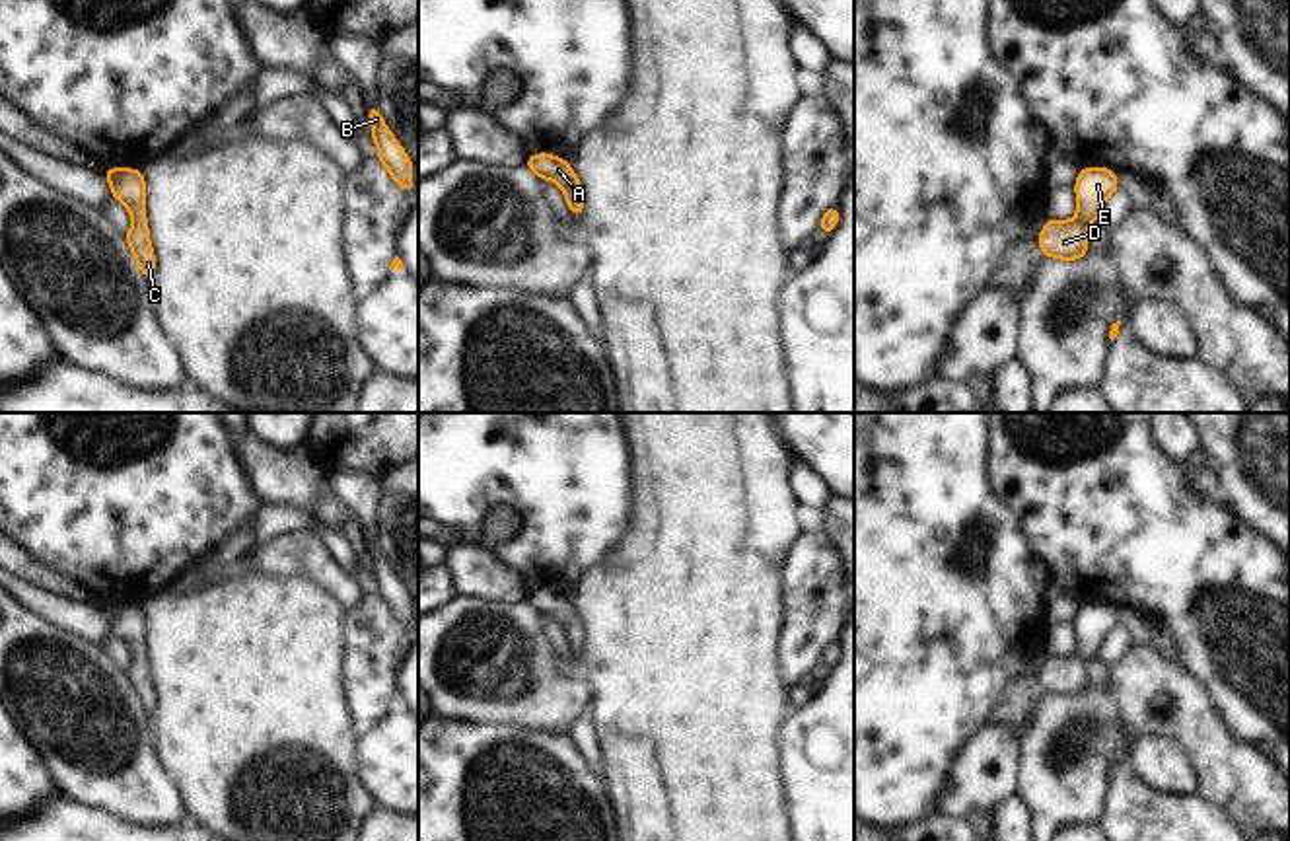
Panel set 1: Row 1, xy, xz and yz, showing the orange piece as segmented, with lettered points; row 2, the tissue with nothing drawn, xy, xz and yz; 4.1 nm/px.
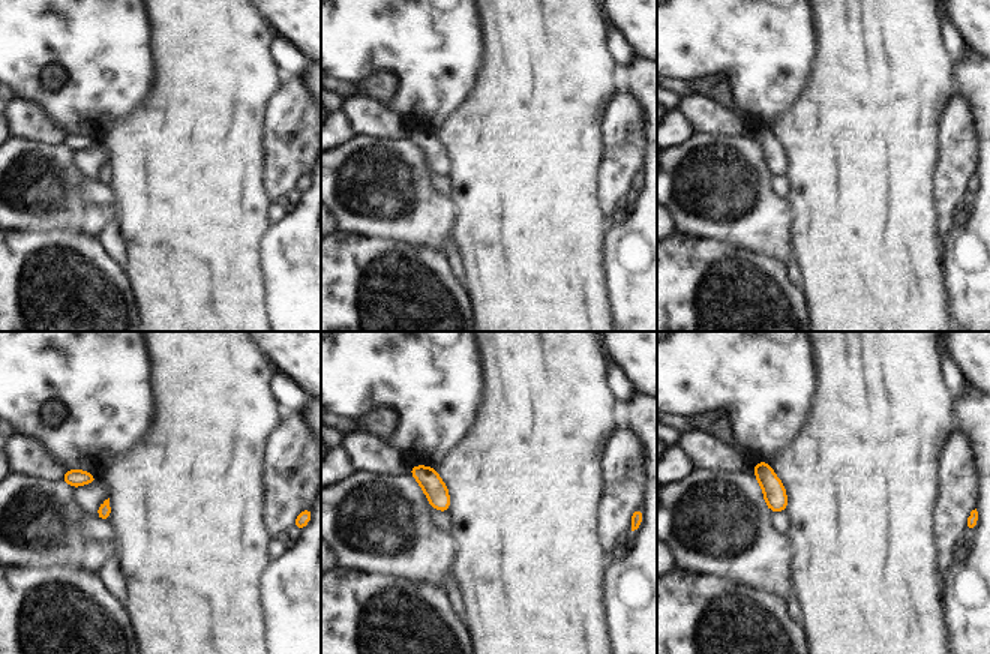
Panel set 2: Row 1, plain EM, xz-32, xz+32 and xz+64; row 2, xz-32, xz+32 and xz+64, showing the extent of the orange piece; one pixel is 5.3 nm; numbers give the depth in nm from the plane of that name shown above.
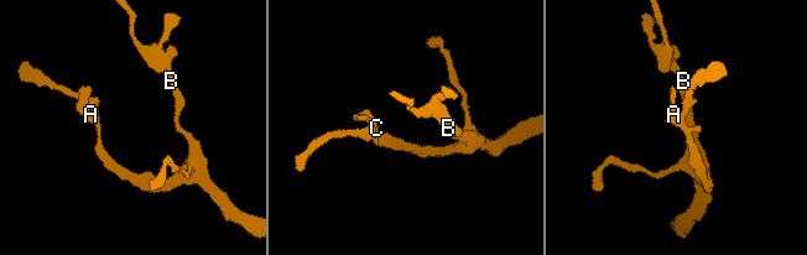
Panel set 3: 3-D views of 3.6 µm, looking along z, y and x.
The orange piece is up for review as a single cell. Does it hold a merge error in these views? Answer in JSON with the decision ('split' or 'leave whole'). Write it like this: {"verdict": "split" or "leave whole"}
{"verdict": "leave whole"}

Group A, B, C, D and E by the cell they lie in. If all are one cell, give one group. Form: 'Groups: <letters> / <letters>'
Groups: A B C D E

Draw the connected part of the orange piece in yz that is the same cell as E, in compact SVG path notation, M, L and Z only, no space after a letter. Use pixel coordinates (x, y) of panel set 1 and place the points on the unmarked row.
M1082 603L1076 613L1076 654L1047 654L1039 670L1045 693L1076 697L1088 689L1088 662L1099 658L1099 646L1119 627L1117 607L1109 603Z

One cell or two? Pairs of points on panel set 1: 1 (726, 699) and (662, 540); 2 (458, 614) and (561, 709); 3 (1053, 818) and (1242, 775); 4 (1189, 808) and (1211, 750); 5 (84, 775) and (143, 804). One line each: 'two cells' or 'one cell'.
1: one cell
2: one cell
3: one cell
4: two cells
5: one cell

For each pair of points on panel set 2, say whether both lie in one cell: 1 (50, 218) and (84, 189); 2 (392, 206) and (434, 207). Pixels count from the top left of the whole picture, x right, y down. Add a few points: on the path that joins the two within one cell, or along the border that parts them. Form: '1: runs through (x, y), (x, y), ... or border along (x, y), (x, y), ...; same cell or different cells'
1: border along (74, 186), (84, 200), (111, 206); different cells
2: runs through (402, 207), (423, 207); same cell

